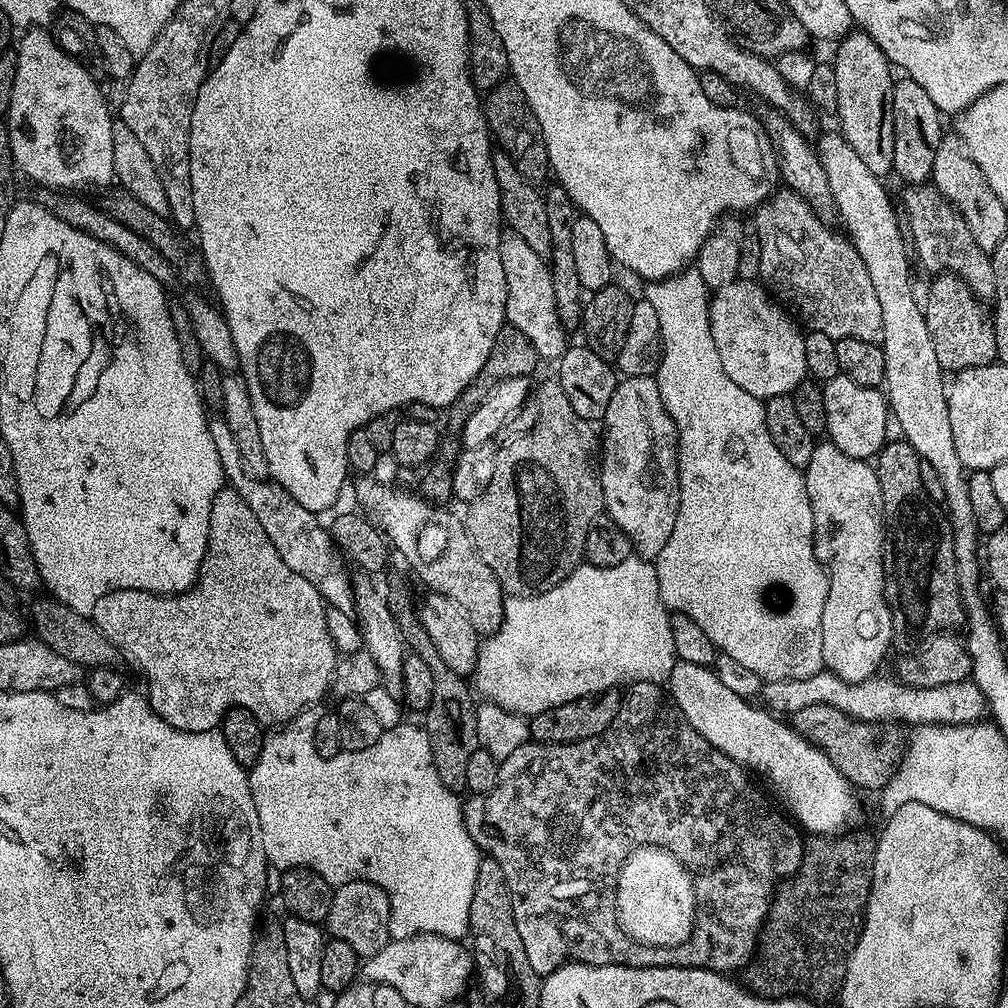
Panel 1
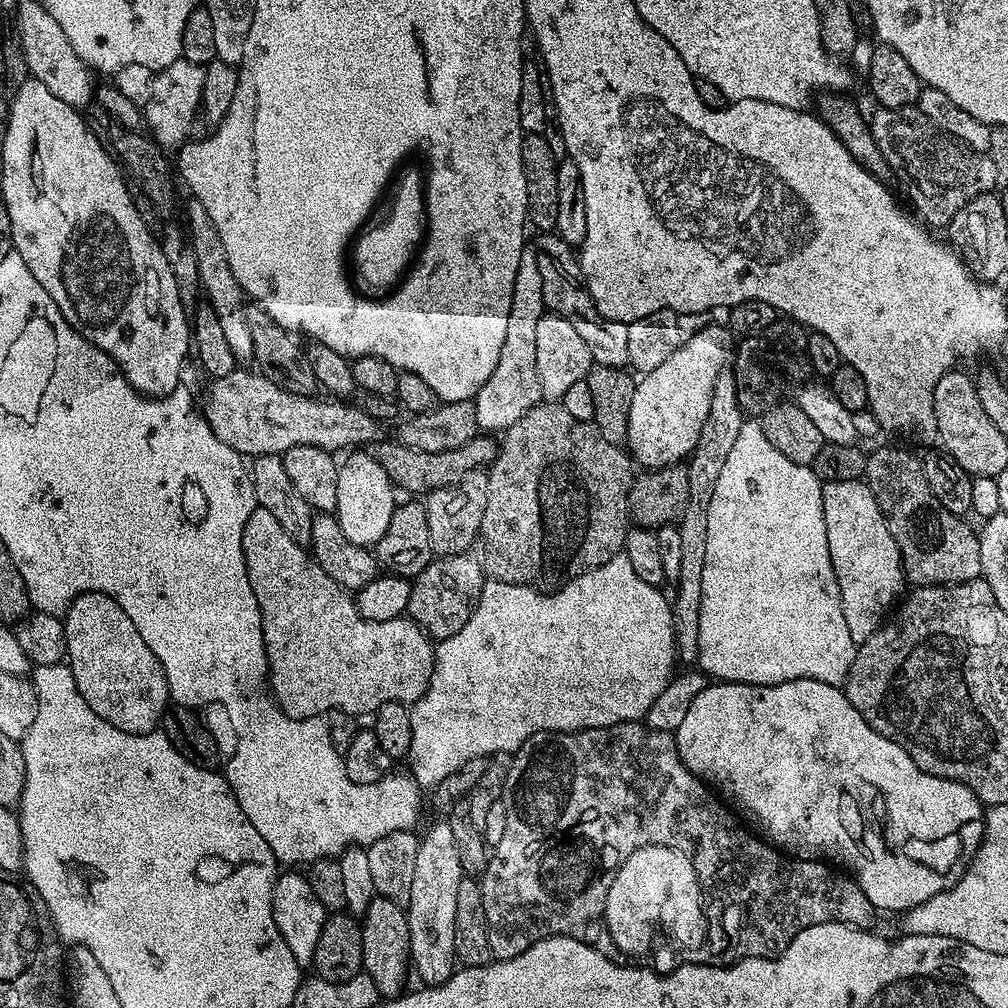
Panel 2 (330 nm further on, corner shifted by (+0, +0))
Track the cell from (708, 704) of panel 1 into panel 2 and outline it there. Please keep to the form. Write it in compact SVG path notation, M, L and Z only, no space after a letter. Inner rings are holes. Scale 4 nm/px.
M787 680L781 684L712 682L708 687L703 688L698 698L694 698L690 711L686 713L686 718L682 718L682 726L676 728L674 735L678 754L684 765L695 776L711 785L713 789L723 793L725 797L732 796L733 805L741 804L756 819L756 824L760 827L759 835L767 843L793 858L825 860L839 866L845 873L851 875L862 890L862 894L866 894L866 898L870 898L872 905L881 913L903 914L908 909L934 898L934 894L942 894L947 888L955 886L968 865L972 863L972 857L975 856L984 840L986 808L981 804L980 799L958 782L938 778L934 774L926 774L913 762L910 754L906 754L906 750L898 746L898 742L890 742L885 736L872 729L866 722L866 718L862 718L862 714L854 710L854 706L848 700L848 695L837 685L817 680Z

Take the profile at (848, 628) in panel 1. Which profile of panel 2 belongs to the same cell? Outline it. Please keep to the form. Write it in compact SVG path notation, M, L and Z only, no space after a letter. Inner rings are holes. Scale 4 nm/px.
M864 480L825 483L822 490L822 514L826 518L830 562L834 566L842 598L842 615L846 618L850 638L859 646L880 629L901 599L906 588L904 564L900 560L896 539L890 534L882 510Z

